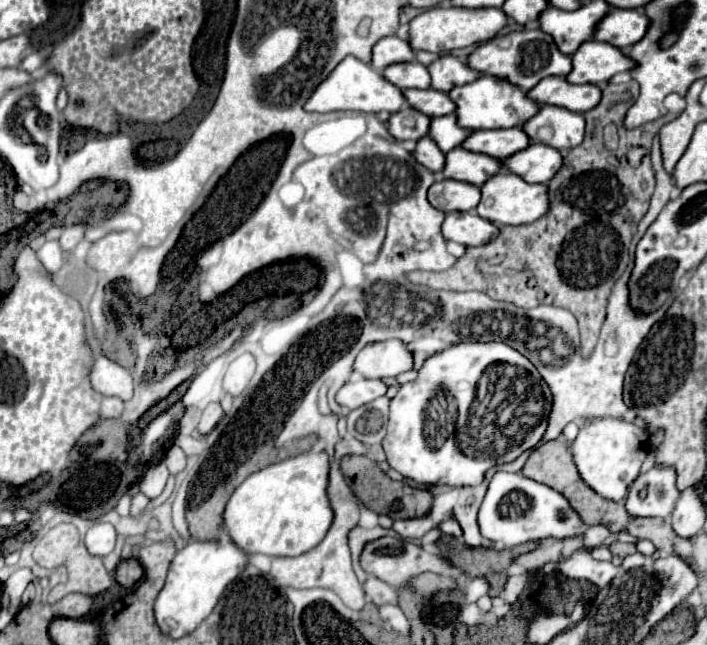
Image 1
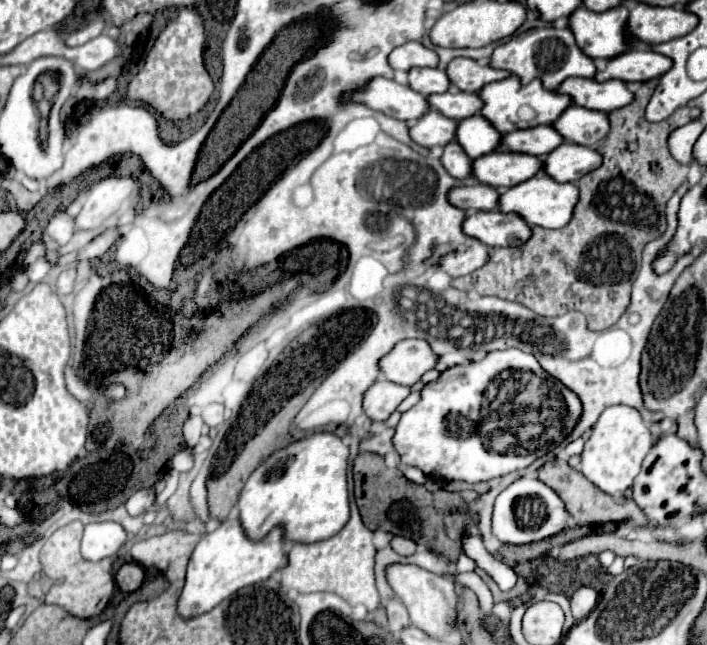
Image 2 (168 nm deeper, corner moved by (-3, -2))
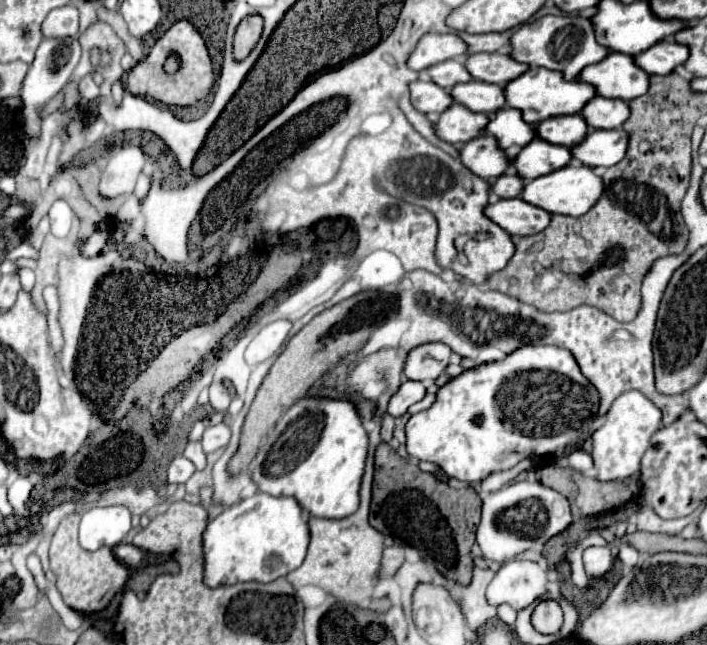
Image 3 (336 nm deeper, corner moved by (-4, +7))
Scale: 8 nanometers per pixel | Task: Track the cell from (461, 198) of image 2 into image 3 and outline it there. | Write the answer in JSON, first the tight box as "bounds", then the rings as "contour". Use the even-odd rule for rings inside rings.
{"bounds":[491,171,523,197],"contour":[[[513,171],[503,173],[501,177],[497,177],[497,181],[491,185],[491,193],[495,193],[497,197],[519,197],[523,191],[523,179],[519,175],[515,175]]]}

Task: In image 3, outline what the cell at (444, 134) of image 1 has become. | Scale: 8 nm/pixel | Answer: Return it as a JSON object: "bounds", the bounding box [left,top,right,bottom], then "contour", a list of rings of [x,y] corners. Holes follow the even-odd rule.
{"bounds":[483,107,535,151],"contour":[[[511,107],[499,109],[499,113],[493,113],[483,133],[491,133],[497,139],[499,149],[503,151],[525,147],[535,137],[533,125],[527,125],[521,119],[519,109],[511,109]]]}

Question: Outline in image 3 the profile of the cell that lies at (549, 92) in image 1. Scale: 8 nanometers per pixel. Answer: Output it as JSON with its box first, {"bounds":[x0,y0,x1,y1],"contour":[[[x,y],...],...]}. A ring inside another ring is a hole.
{"bounds":[577,53,649,101],"contour":[[[609,53],[603,61],[587,65],[577,81],[587,81],[599,89],[601,97],[631,101],[649,89],[649,75],[641,71],[631,55]]]}

